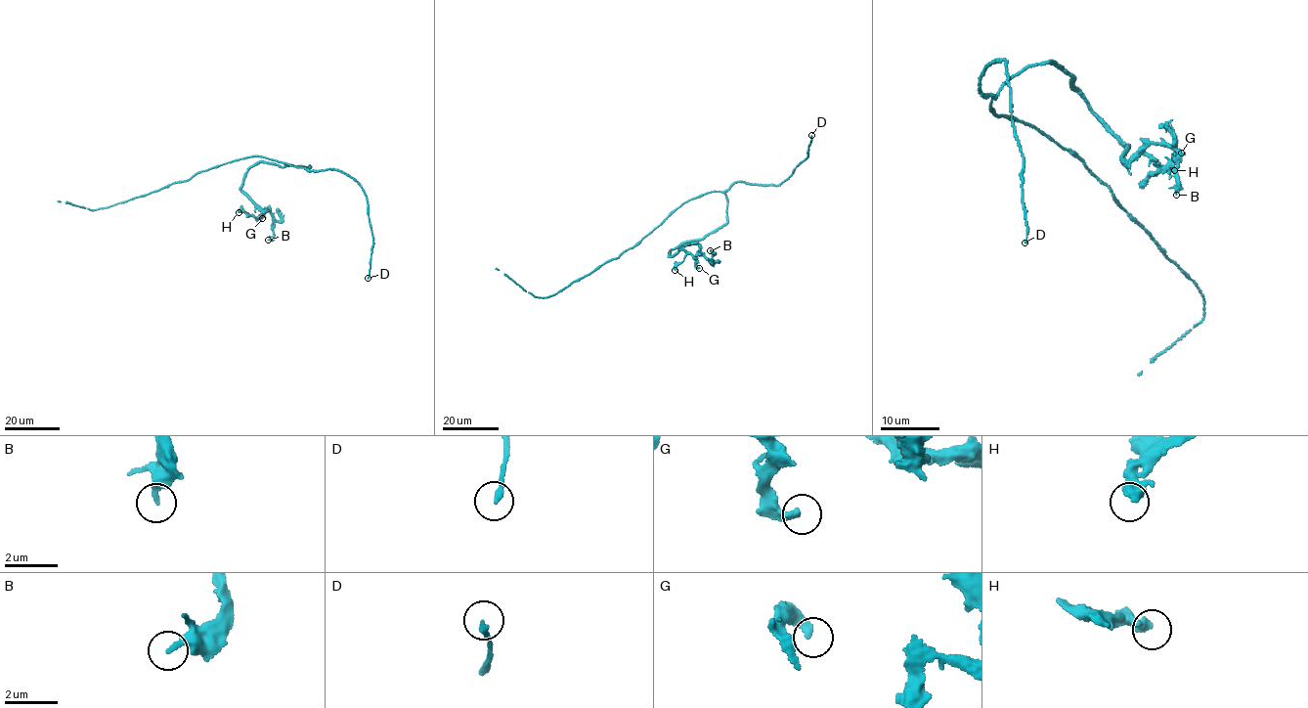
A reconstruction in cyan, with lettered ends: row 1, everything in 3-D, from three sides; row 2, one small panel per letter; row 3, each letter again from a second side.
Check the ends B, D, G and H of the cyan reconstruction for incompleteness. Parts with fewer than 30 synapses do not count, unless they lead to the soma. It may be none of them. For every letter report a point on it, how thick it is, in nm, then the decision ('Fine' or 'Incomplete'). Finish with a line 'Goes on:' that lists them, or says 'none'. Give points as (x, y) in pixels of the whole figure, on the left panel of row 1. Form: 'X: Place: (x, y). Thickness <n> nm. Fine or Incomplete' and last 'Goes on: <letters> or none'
B: Place: (268, 240). Thickness 280 nm. Fine
D: Place: (368, 278). Thickness 180 nm. Fine
G: Place: (262, 218). Thickness 300 nm. Fine
H: Place: (239, 212). Thickness 440 nm. Fine
Goes on: none

